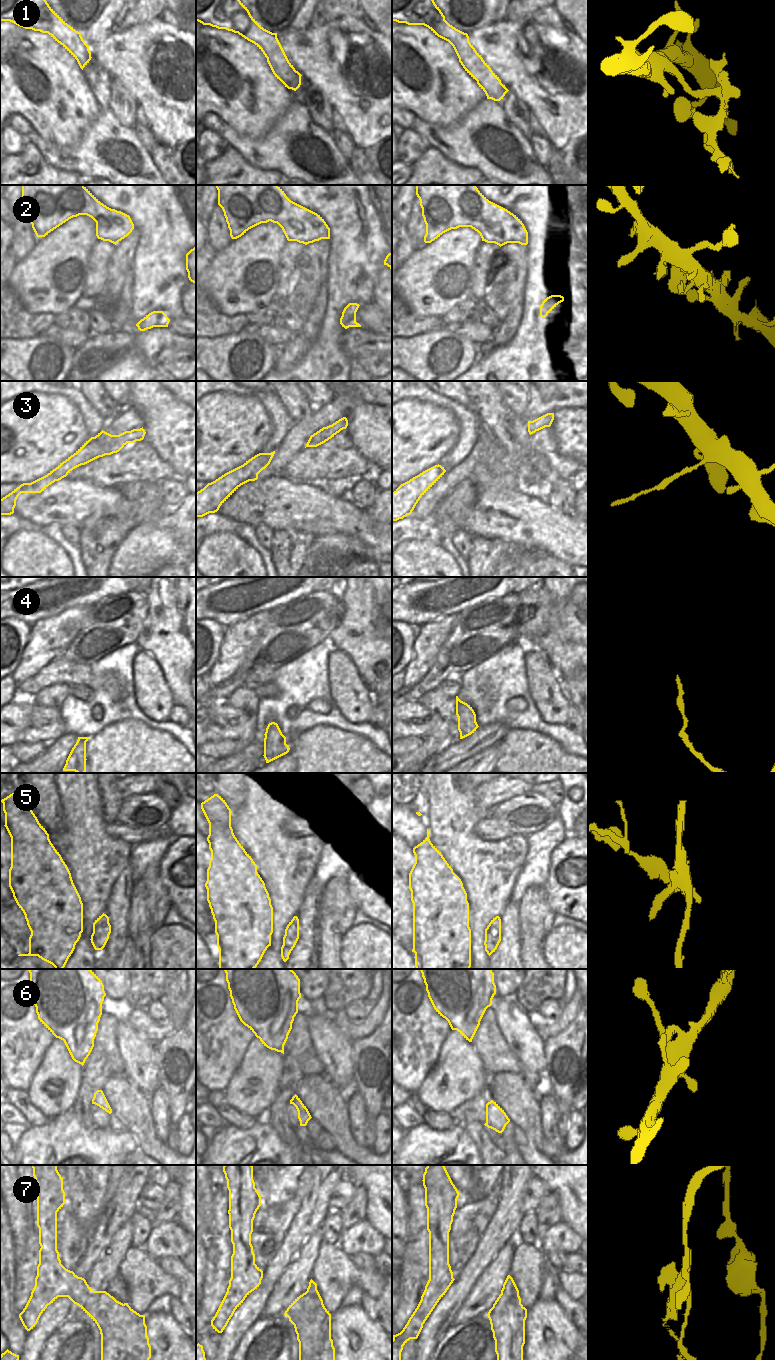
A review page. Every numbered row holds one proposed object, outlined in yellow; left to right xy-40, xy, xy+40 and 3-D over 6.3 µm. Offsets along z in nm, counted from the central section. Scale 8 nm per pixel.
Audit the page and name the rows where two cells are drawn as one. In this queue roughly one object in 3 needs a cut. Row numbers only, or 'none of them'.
1, 3, 5, 7

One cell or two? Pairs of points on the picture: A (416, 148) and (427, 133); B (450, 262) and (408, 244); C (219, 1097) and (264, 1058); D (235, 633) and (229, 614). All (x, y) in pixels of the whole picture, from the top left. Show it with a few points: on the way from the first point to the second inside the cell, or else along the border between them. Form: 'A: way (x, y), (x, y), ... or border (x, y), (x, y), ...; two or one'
A: border (411, 128), (429, 146); two
B: border (418, 247), (402, 263); two
C: border (223, 1092), (226, 1100), (239, 1111); two
D: border (254, 615), (226, 627); two

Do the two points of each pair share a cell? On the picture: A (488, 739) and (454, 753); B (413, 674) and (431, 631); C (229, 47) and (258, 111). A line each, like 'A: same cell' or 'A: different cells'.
A: same cell
B: same cell
C: same cell

